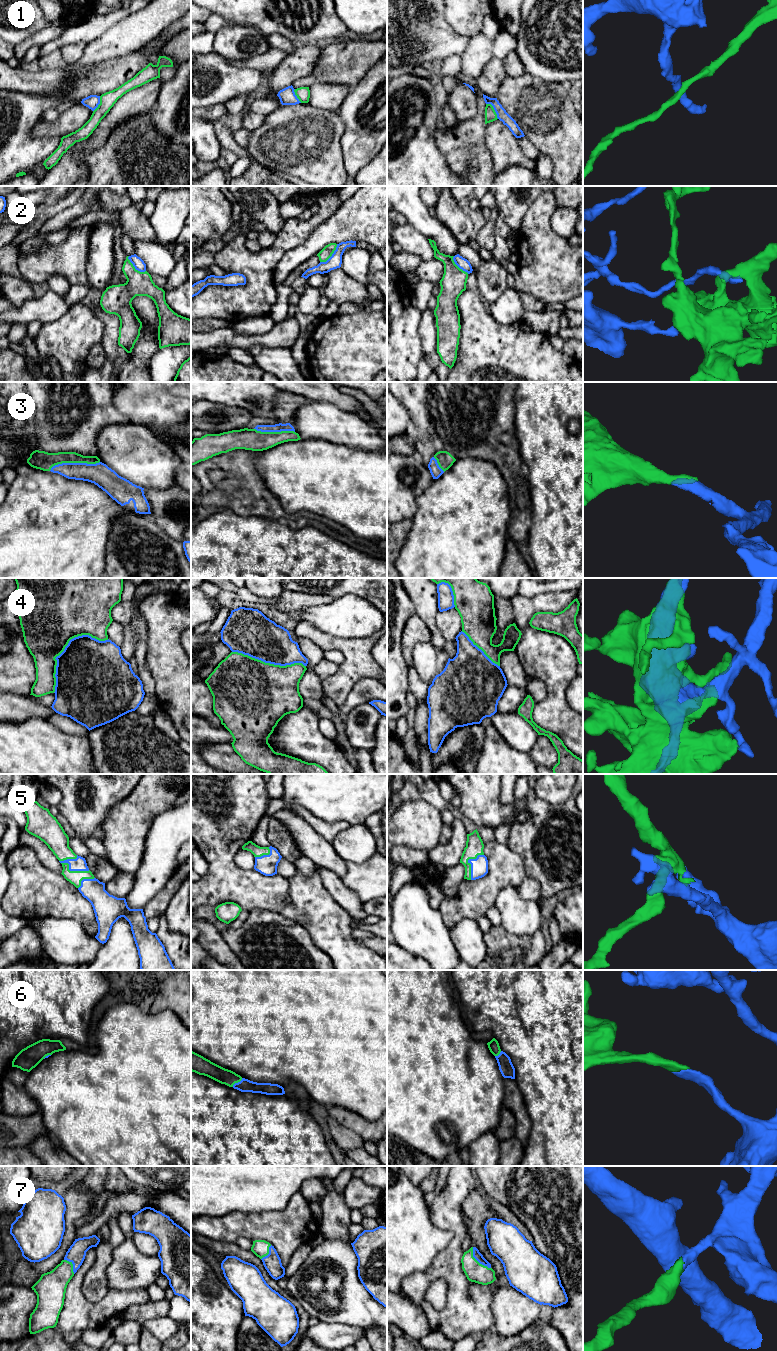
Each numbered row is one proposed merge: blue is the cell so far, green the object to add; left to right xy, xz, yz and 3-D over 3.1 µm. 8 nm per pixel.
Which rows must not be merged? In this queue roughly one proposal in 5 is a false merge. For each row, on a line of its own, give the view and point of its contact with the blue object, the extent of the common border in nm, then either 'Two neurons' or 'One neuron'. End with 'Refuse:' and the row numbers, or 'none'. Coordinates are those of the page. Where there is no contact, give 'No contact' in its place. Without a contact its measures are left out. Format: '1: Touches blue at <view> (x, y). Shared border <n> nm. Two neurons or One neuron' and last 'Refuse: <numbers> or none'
1: Touches blue at yz (494, 109). Shared border 160 nm. Two neurons
2: Touches blue at xy (134, 266). Shared border 190 nm. Two neurons
3: Touches blue at xy (74, 463). Shared border 420 nm. One neuron
4: Touches blue at xy (65, 647). Shared border 600 nm. One neuron
5: Touches blue at xy (72, 870). Shared border 260 nm. One neuron
6: Touches blue at xz (238, 1082). Shared border 110 nm. One neuron
7: Touches blue at yz (477, 1260). Shared border 220 nm. One neuron
Refuse: 1, 2

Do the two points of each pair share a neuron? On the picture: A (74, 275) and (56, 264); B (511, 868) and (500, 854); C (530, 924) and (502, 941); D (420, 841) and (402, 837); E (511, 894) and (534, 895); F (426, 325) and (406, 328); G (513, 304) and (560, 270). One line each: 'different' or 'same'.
A: same
B: same
C: different
D: same
E: different
F: different
G: different

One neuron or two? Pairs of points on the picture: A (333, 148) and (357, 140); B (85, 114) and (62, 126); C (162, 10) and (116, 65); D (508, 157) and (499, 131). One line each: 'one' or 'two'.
A: two
B: one
C: two
D: one

